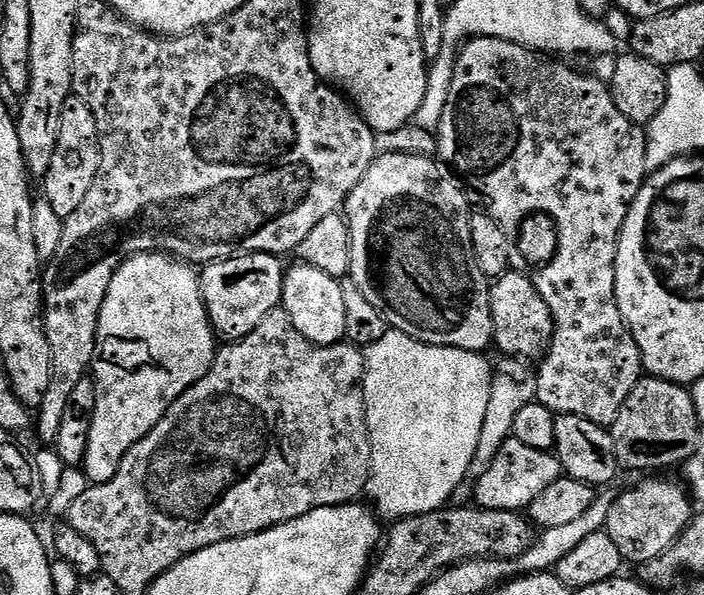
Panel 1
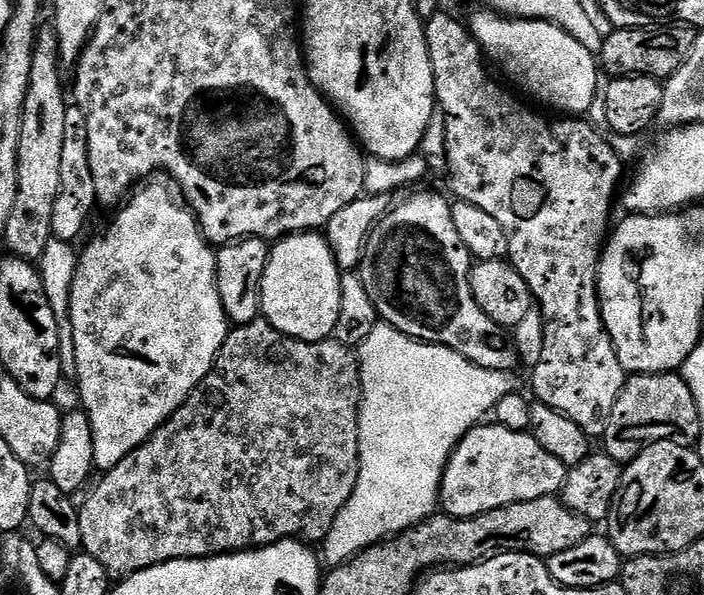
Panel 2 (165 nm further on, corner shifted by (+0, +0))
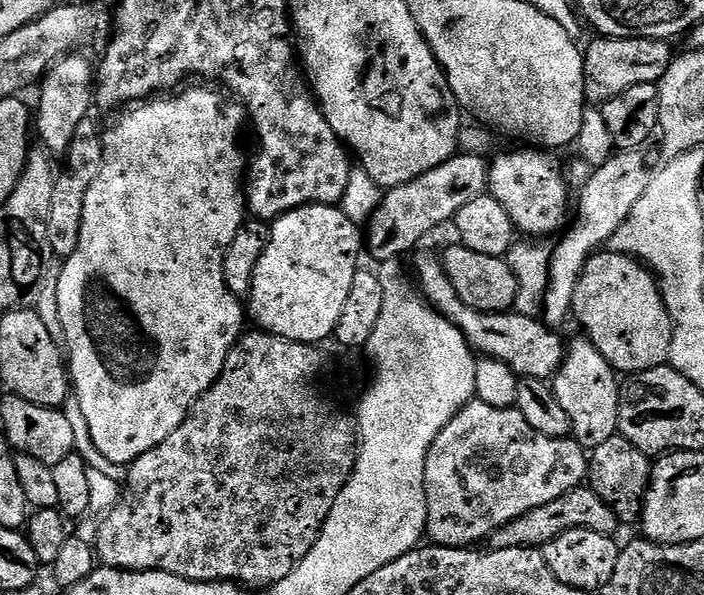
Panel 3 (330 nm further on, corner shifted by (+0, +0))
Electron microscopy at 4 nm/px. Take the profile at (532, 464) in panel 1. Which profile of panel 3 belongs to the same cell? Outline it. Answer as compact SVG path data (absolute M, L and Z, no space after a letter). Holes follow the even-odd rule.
M473 398L457 416L450 418L426 454L427 539L442 548L467 548L479 545L479 540L487 541L506 522L581 487L588 475L588 457L589 453L576 440L538 434L516 407L486 406L486 402Z

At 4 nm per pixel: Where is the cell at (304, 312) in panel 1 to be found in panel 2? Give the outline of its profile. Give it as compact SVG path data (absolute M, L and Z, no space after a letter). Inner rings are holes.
M316 230L296 232L271 245L266 270L260 287L260 316L274 330L302 342L318 342L329 339L338 326L338 310L342 310L342 282L340 267L328 245L327 235Z

